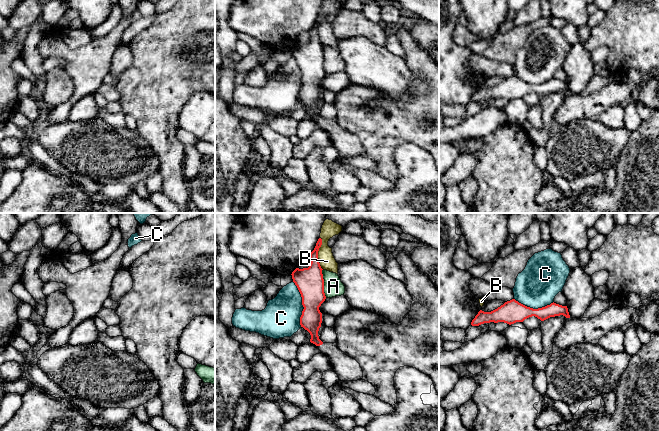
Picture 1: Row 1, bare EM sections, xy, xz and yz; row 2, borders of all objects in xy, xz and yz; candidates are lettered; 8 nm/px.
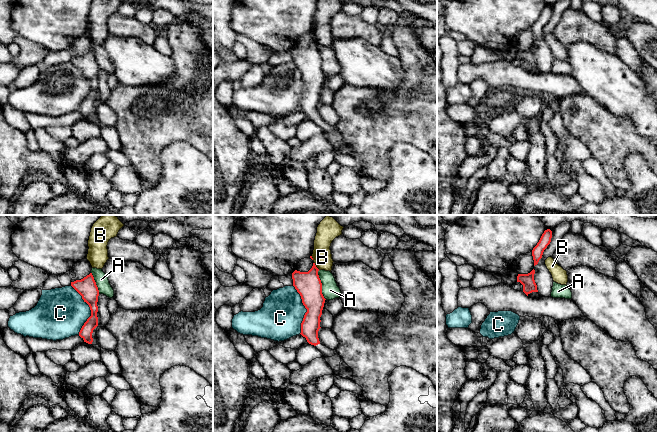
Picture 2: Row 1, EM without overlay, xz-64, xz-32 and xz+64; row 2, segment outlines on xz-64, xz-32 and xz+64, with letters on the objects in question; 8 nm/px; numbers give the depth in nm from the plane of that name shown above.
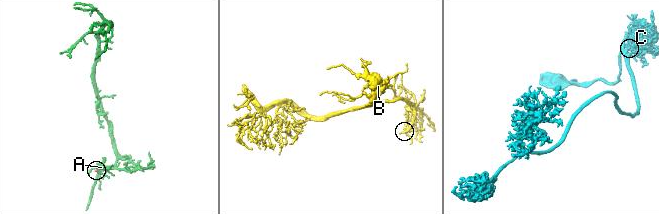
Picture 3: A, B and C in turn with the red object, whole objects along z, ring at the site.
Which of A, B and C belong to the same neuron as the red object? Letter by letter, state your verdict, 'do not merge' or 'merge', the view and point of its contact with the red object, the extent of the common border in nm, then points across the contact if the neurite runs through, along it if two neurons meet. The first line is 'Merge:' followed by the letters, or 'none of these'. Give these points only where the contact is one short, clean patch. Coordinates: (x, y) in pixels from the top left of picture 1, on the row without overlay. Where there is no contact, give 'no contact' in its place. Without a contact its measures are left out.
Merge: none of these
A: do not merge | xz (323, 59) | 240 nm | along xz (322, 45), (323, 68), (326, 73)
B: do not merge | xz (317, 29) | 260 nm | along xz (320, 13), (321, 20), (318, 27), (318, 38), (323, 45)
C: do not merge | xz (302, 80) | 380 nm | along xz (293, 57), (300, 70), (303, 83), (300, 93), (301, 102)

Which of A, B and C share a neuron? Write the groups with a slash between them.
A / B / C

